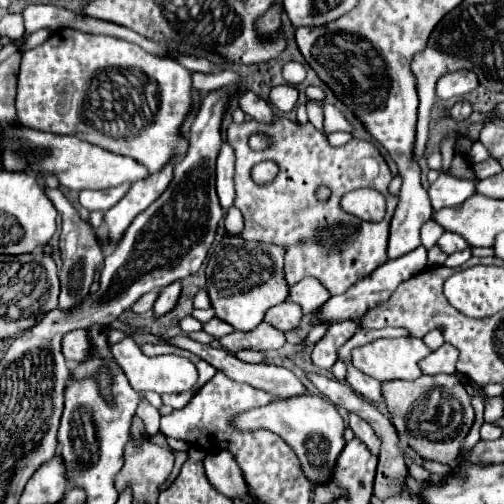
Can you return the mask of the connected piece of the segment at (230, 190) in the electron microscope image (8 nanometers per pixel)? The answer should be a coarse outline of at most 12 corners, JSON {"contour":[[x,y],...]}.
{"contour":[[223,142],[217,158],[217,194],[223,210],[235,200],[233,150]]}

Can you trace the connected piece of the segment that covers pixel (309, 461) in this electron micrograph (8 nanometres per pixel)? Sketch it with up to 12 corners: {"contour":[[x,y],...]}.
{"contour":[[293,396],[237,418],[279,434],[323,484],[341,454],[343,418],[321,396]]}

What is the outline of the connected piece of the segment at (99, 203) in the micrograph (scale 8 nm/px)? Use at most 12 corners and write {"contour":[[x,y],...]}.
{"contour":[[131,184],[107,190],[81,190],[81,206],[107,212]]}

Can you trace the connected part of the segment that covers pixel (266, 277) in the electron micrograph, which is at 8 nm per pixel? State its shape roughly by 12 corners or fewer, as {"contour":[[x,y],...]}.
{"contour":[[225,236],[207,262],[215,316],[257,328],[289,298],[285,248]]}

